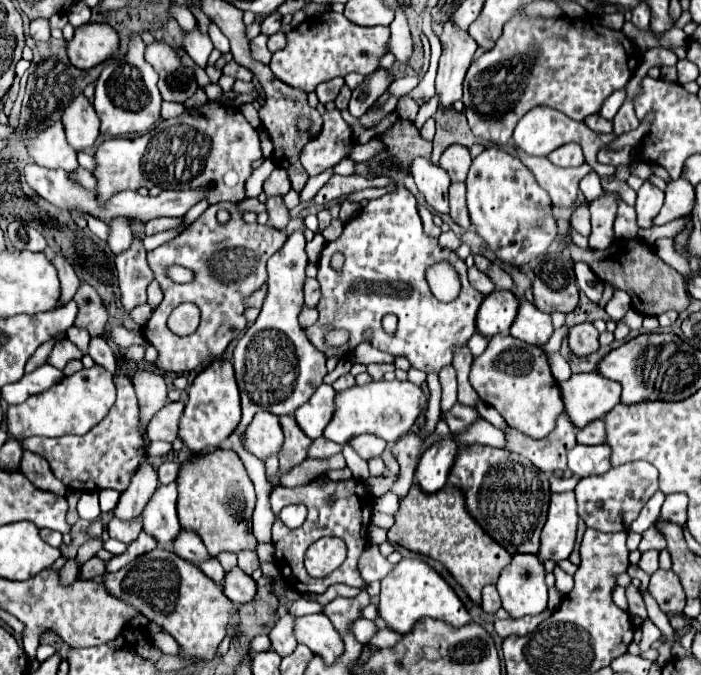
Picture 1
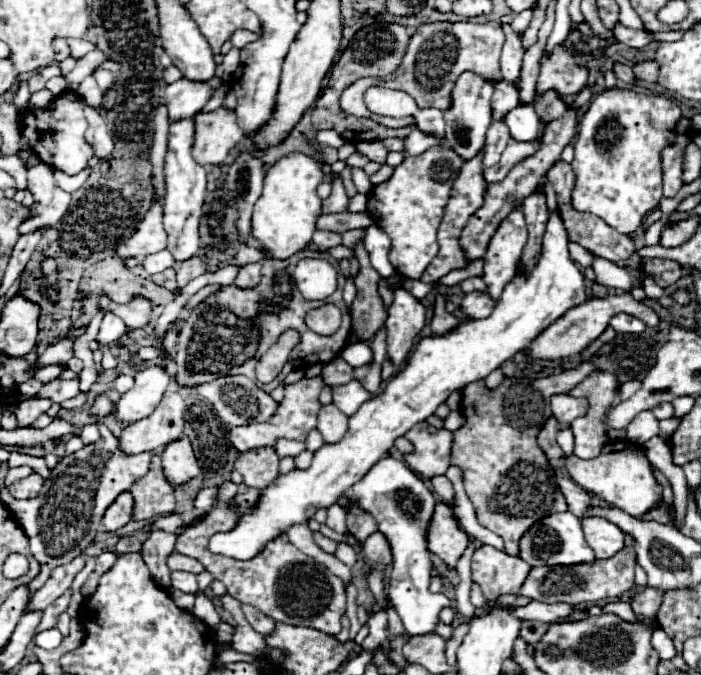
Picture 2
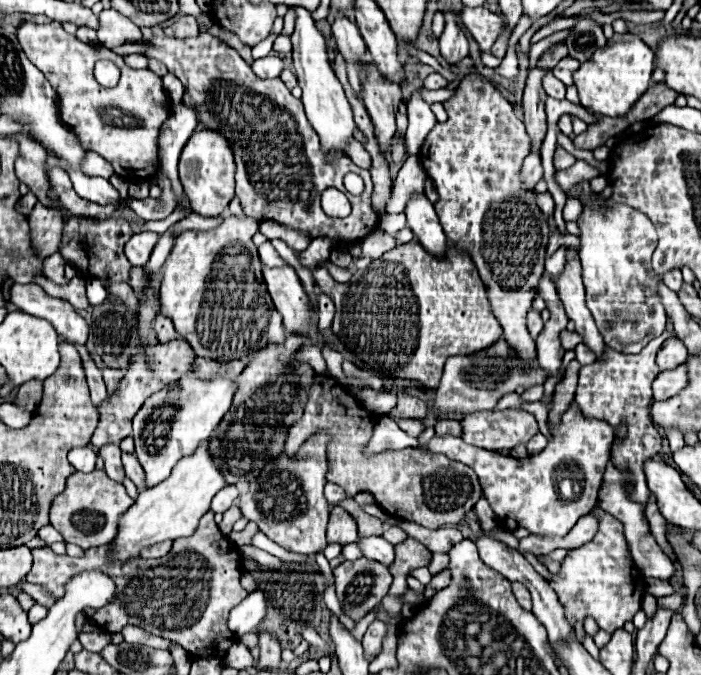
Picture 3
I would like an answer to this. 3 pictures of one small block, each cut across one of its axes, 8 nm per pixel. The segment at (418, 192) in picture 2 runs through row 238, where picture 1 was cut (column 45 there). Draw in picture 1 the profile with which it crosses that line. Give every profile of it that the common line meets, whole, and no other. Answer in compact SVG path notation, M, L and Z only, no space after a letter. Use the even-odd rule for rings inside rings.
M92 366L90 370L82 368L72 376L64 376L58 384L28 398L26 402L18 406L10 406L6 412L8 432L18 442L30 436L56 438L64 434L86 434L108 414L108 410L114 404L114 398L116 398L116 390L112 376L108 376L108 372L104 372L100 366Z

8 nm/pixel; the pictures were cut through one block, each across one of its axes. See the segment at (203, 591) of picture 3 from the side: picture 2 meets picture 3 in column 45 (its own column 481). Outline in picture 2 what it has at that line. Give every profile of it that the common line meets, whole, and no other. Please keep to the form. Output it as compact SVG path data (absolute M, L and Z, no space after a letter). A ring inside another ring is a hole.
M482 546L472 554L472 580L480 584L486 600L494 600L500 594L518 594L524 580L528 578L528 570L532 570L528 562L518 556L508 556L494 546Z

